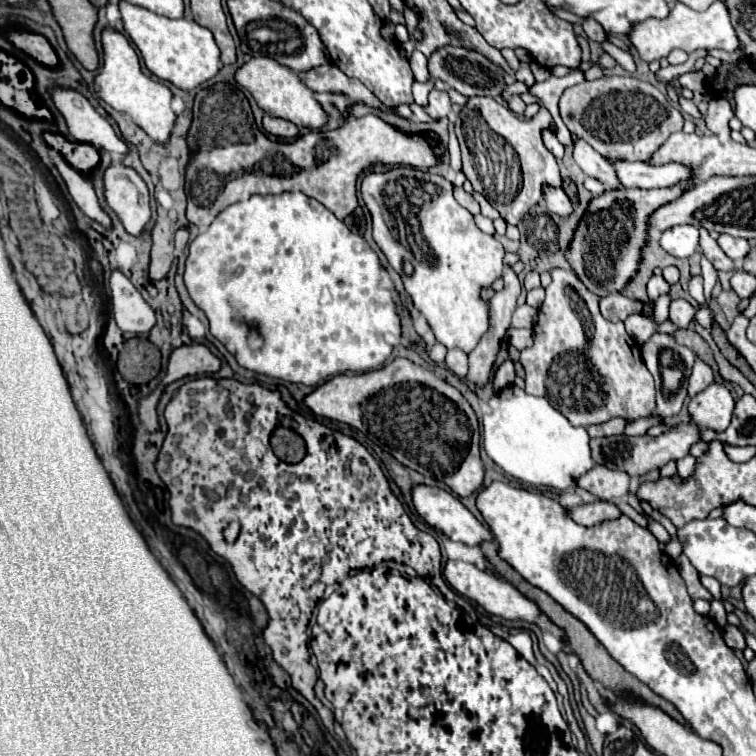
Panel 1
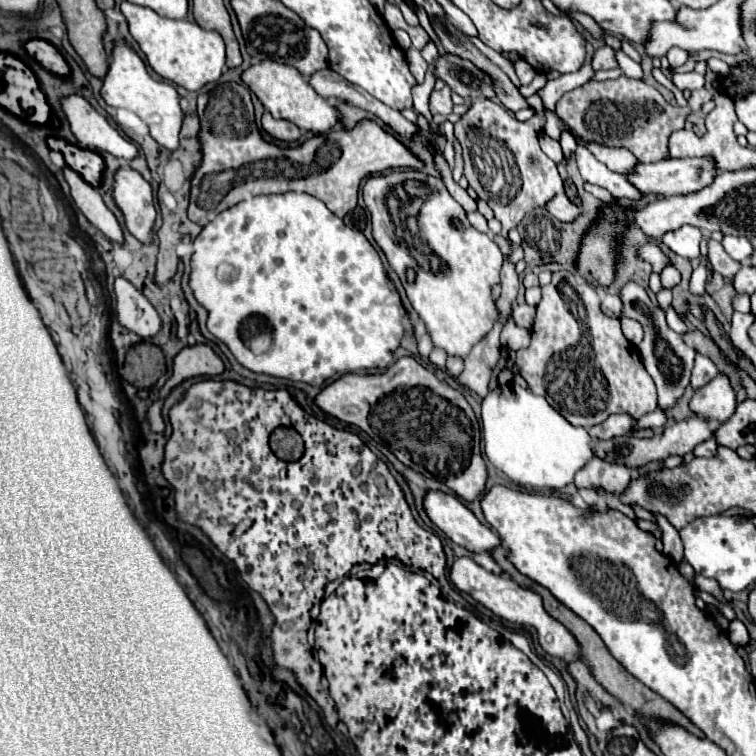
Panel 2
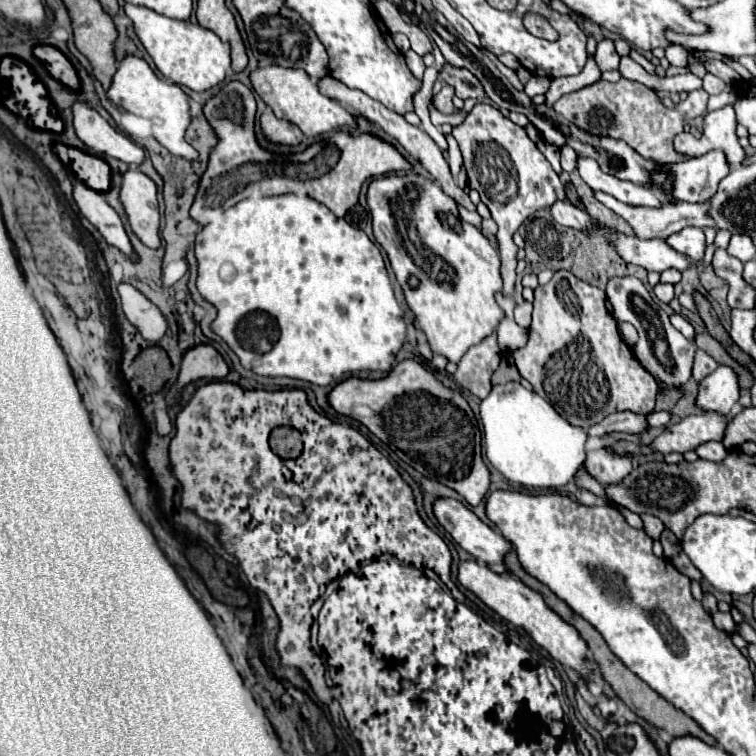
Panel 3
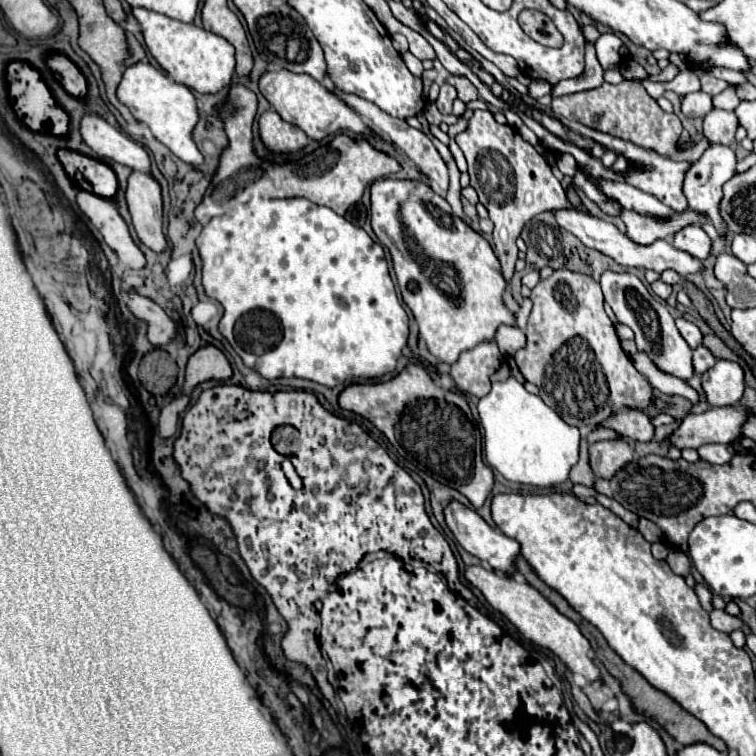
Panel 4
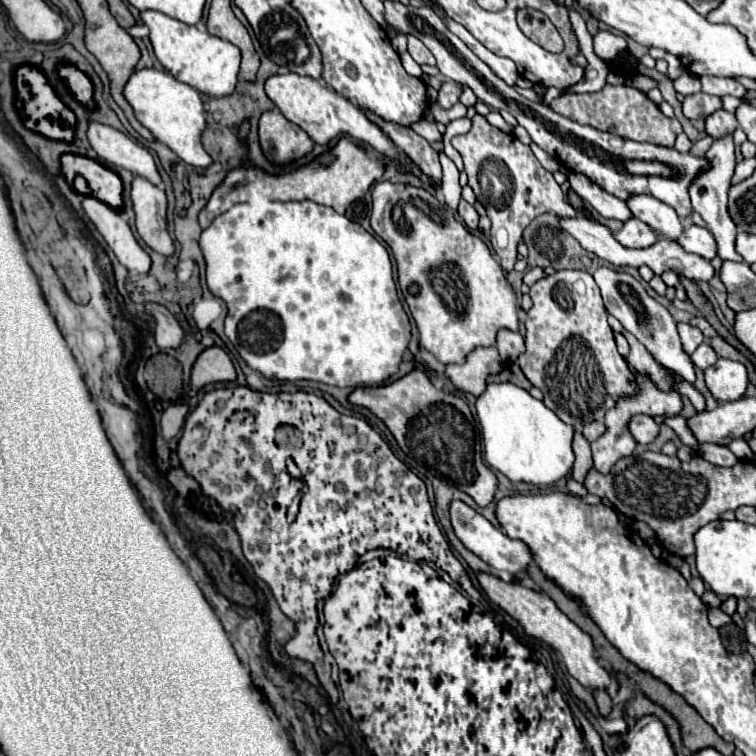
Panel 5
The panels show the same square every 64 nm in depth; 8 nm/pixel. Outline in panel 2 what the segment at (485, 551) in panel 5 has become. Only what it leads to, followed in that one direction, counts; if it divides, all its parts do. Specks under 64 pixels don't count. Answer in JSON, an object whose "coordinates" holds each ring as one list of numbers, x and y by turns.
{"coordinates":[[428,492,424,498,424,508,430,520,442,532,446,532,446,536,468,552,490,554,502,544,500,536,492,528,484,526,456,496,444,492]]}

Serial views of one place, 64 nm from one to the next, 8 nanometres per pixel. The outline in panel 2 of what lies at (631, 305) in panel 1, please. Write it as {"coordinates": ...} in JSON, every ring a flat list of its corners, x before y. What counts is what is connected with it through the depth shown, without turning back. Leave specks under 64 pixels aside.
{"coordinates":[[606,294,604,300,602,300,602,312,612,316,612,318,618,318,620,316,620,298,612,296,612,294]]}

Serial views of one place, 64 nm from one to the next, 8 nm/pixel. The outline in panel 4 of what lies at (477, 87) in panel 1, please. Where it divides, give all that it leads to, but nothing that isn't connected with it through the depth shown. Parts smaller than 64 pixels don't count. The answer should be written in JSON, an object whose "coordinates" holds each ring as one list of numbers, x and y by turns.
{"coordinates":[[450,76,448,82,458,90,458,98,460,98,464,104,468,104,470,100,476,100,476,98,478,98,476,88,474,88,468,80,464,80,464,78,460,78,460,76]]}

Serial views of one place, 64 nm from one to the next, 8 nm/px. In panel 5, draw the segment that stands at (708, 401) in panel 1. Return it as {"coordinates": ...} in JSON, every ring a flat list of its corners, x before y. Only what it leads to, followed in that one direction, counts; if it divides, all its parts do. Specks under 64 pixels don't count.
{"coordinates":[[718,358,718,362,704,370,706,384,714,398,722,402,738,400,744,396,748,386,748,372,742,362]]}

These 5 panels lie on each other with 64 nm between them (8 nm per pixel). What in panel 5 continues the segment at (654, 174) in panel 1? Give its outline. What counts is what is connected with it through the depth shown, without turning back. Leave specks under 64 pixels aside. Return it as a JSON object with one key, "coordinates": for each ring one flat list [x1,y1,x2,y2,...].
{"coordinates":[[732,132,716,138,712,142,710,150,706,152,706,156,708,156,708,160,712,160,712,172,704,172,704,176,698,176,696,184,692,184,692,188,690,188,692,208,694,208,694,212,698,212,702,216,702,220,708,226,708,230,714,234,714,238,718,242,718,256,722,260,742,262,742,256,734,248,734,242,736,242,736,224,732,222,732,218,728,214,728,188,730,188,730,178,734,174,734,166,736,166]]}

